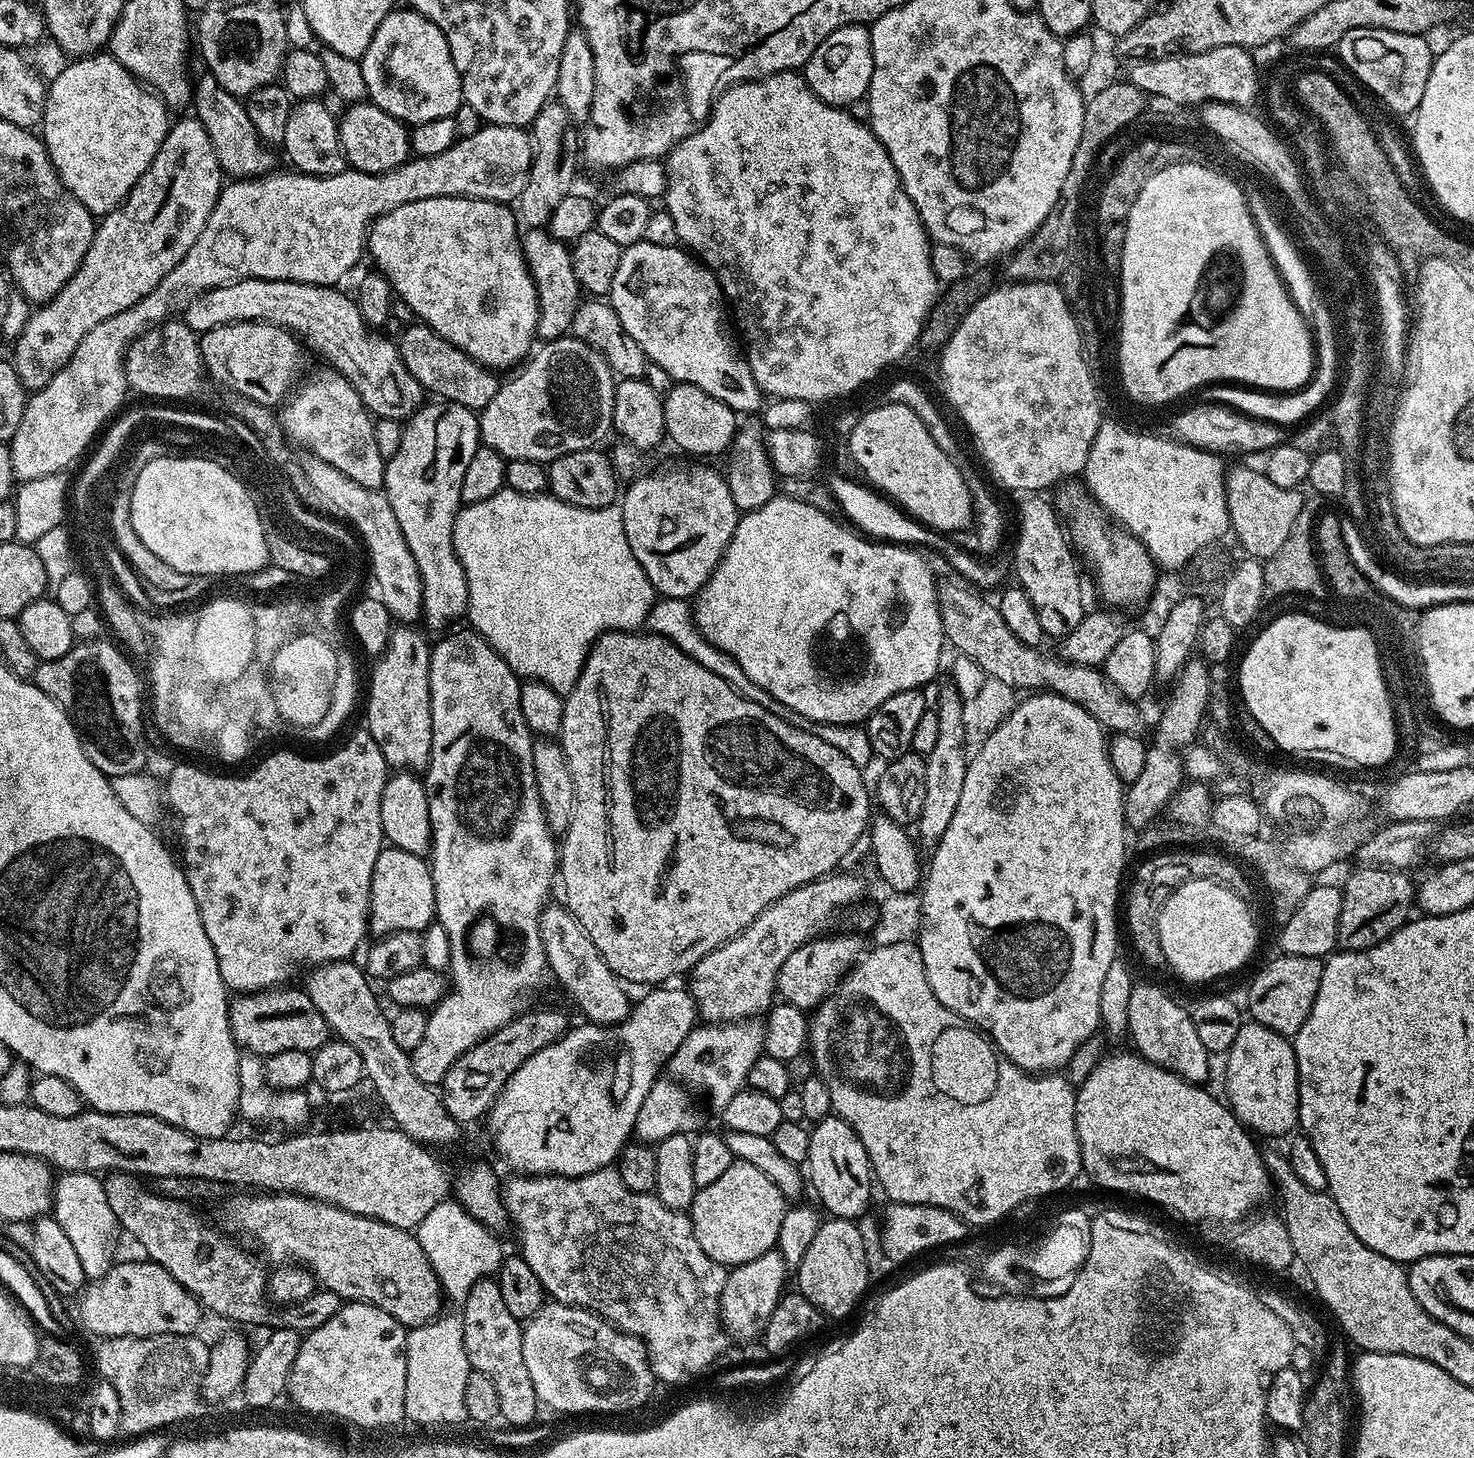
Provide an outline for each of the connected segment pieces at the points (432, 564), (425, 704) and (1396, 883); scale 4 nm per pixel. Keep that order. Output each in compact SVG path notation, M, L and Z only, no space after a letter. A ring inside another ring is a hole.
M425 403L403 421L402 442L384 465L382 491L388 496L398 526L402 526L402 538L406 538L410 554L414 554L414 562L418 562L418 574L422 578L423 627L448 630L468 611L468 583L454 550L452 531L456 514L462 507L460 495L466 466L470 466L470 458L474 458L482 441L479 415L469 415L472 416L469 420L451 420L444 413L443 403L432 403L436 404Z
M396 626L393 627L388 645L383 654L375 661L376 664L372 668L372 681L368 684L368 724L366 731L374 738L374 742L378 742L378 750L382 750L382 758L386 758L389 769L407 770L417 774L423 773L428 767L428 759L430 758L430 746L432 745L432 715L430 714L430 644L424 641L425 633L416 626Z
M1360 866L1357 869L1342 884L1342 914L1338 916L1336 943L1345 952L1361 952L1390 938L1390 934L1408 923L1418 896L1414 880L1412 884L1407 871L1375 866Z

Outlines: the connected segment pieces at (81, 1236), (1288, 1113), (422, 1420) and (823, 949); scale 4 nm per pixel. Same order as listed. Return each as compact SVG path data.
M90 1172L61 1173L53 1185L52 1215L66 1233L81 1259L87 1281L97 1280L109 1272L114 1263L120 1227L110 1207L103 1181Z
M1255 1022L1241 1023L1238 1035L1226 1054L1224 1064L1224 1088L1228 1091L1226 1103L1237 1120L1253 1133L1261 1132L1264 1136L1284 1136L1297 1127L1300 1118L1300 1095L1298 1094L1298 1066L1292 1040L1278 1034L1266 1026Z
M441 1314L428 1324L408 1332L406 1342L406 1406L404 1415L416 1424L456 1424L465 1419L466 1378L472 1367L464 1345L464 1322L459 1315Z
M821 935L798 946L798 950L794 950L790 958L786 958L776 979L776 990L783 1003L793 1004L805 1010L815 1010L826 997L836 991L840 981L844 979L845 972L860 959L862 949L859 935L828 935Z

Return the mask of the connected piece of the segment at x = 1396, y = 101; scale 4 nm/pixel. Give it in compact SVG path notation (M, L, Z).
M1350 30L1350 34L1340 39L1338 59L1360 79L1381 105L1385 104L1392 112L1412 114L1422 102L1422 90L1426 90L1426 78L1430 78L1434 59L1434 51L1426 41L1424 36L1398 34L1390 30Z

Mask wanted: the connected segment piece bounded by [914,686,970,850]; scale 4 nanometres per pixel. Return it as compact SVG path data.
M947 686L936 696L934 711L938 714L938 739L934 750L926 757L926 795L922 801L922 814L916 819L914 836L919 847L924 850L935 848L936 843L946 834L950 818L954 818L954 809L962 798L962 785L966 779L966 770L970 755L964 749L965 733L962 724L964 699L952 686Z

